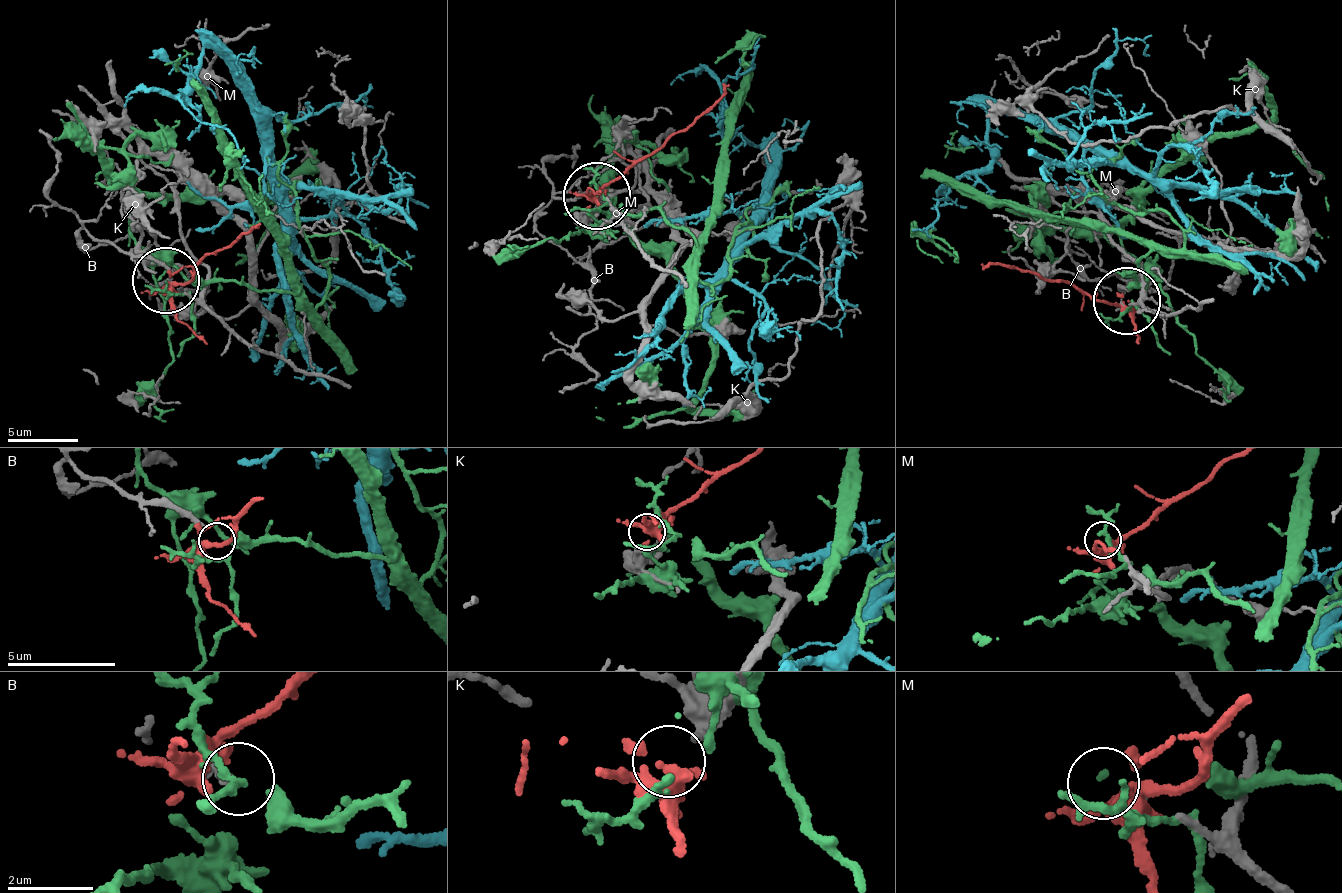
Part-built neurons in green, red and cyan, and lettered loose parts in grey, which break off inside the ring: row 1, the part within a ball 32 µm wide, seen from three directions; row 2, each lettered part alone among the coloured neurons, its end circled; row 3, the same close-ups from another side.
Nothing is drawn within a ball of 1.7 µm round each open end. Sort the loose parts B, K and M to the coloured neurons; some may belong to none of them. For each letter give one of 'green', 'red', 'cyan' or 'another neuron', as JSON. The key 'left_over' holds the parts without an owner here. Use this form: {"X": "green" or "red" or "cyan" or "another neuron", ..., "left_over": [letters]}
{"B": "green", "K": "red", "M": "another neuron", "left_over": ["M"]}

